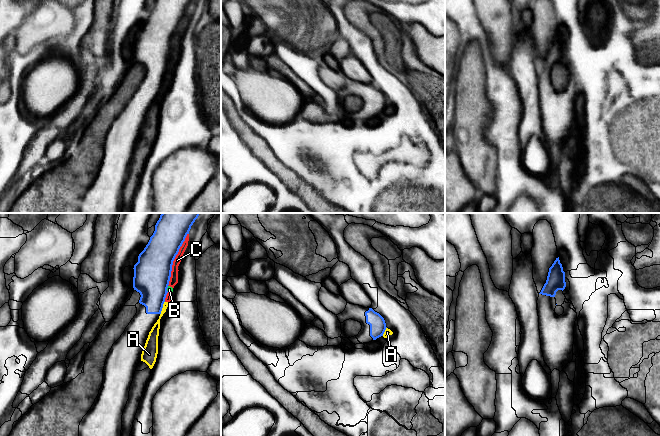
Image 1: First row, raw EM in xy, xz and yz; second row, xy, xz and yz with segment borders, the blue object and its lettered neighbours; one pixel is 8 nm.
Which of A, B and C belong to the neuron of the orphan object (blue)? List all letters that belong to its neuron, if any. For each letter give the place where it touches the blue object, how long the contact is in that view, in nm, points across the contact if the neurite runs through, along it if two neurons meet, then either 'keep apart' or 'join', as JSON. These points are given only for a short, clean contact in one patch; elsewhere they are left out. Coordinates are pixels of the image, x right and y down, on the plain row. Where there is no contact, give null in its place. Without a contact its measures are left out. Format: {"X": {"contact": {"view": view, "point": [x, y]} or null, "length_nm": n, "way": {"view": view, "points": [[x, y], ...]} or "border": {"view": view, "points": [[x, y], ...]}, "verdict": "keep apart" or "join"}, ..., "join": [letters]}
{"A": {"contact": {"view": "xy", "point": [162, 83]}, "length_nm": 120, "border": {"view": "xy", "points": [[164, 77], [160, 90]]}, "verdict": "keep apart"}, "B": {"contact": {"view": "xy", "point": [166, 65]}, "length_nm": 50, "verdict": "keep apart"}, "C": {"contact": {"view": "xy", "point": [174, 34]}, "length_nm": 460, "verdict": "keep apart"}, "join": []}

